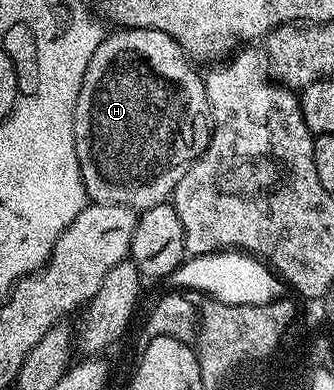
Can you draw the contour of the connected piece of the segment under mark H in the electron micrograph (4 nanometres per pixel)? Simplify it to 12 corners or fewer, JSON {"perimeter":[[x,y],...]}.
{"perimeter":[[119,28],[73,124],[92,203],[168,201],[206,152],[204,77]]}

